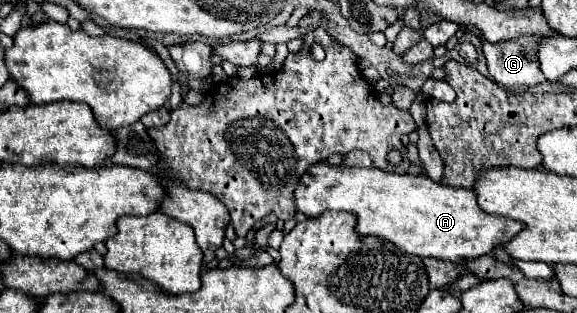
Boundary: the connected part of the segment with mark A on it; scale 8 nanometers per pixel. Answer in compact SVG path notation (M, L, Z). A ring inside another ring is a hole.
M327 161L311 165L301 177L295 189L295 207L307 217L321 217L325 211L353 213L357 215L355 231L361 237L373 235L411 255L453 263L487 255L523 229L519 221L483 213L475 203L473 189L445 187L425 175L391 173L375 167L357 169L329 165Z

